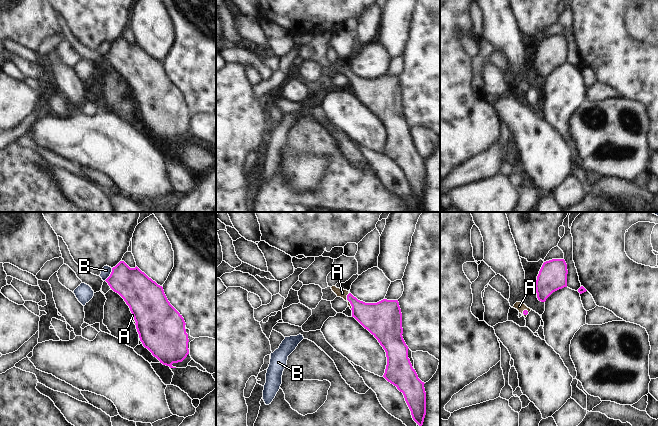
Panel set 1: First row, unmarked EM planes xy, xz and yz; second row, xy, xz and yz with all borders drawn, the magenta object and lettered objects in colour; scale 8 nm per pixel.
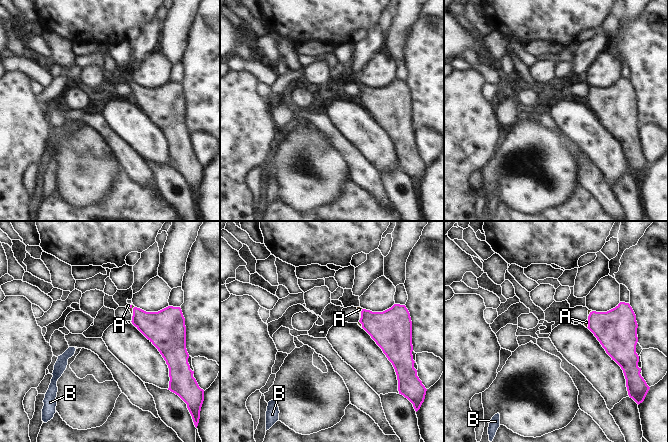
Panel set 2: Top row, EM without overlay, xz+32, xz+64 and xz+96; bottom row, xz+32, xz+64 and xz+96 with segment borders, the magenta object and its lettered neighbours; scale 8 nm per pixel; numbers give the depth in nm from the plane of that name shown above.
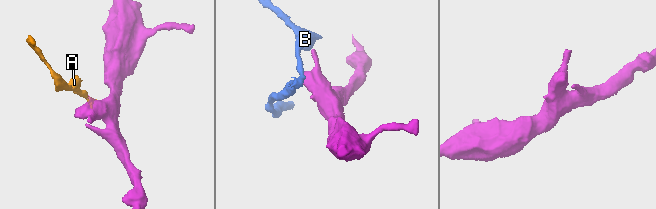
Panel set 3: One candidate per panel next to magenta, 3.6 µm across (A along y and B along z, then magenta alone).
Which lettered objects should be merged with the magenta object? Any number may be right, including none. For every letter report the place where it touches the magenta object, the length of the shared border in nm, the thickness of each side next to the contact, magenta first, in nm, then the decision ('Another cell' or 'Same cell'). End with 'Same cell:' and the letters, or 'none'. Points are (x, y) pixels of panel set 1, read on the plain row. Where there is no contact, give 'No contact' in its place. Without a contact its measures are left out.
A: Touches magenta at xz (348, 76). Shared border 130 nm. Thickness 240 nm (magenta) against 70 nm. Same cell
B: Touches magenta at xy (110, 50). Shared border 120 nm. Thickness 280 nm (magenta) against 80 nm. Another cell
Same cell: A.

